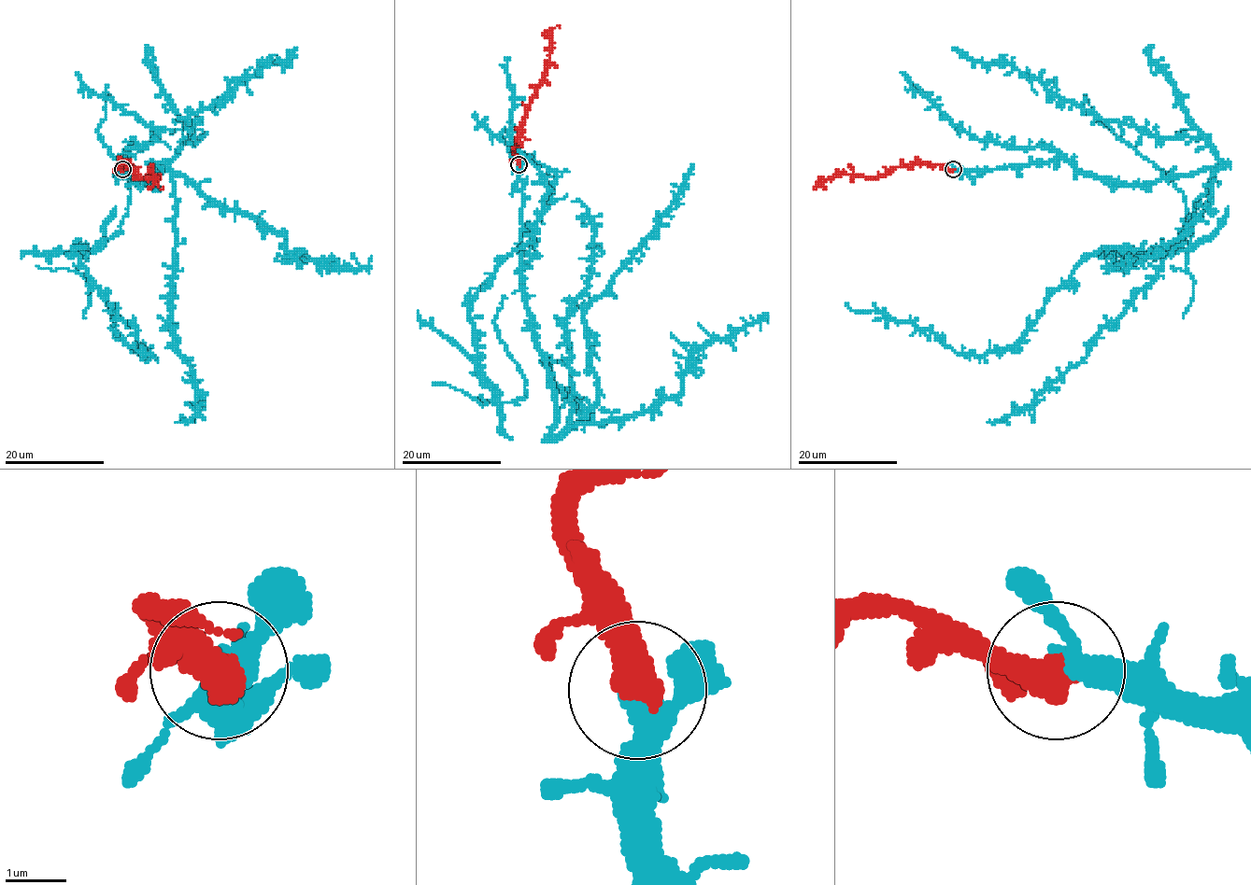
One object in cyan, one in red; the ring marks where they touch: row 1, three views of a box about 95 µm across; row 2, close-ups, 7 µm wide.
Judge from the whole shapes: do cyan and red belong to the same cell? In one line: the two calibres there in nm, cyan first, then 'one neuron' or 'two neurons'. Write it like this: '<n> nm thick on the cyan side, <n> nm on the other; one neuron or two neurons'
360 nm thick on the cyan side, 550 nm on the other; one neuron

